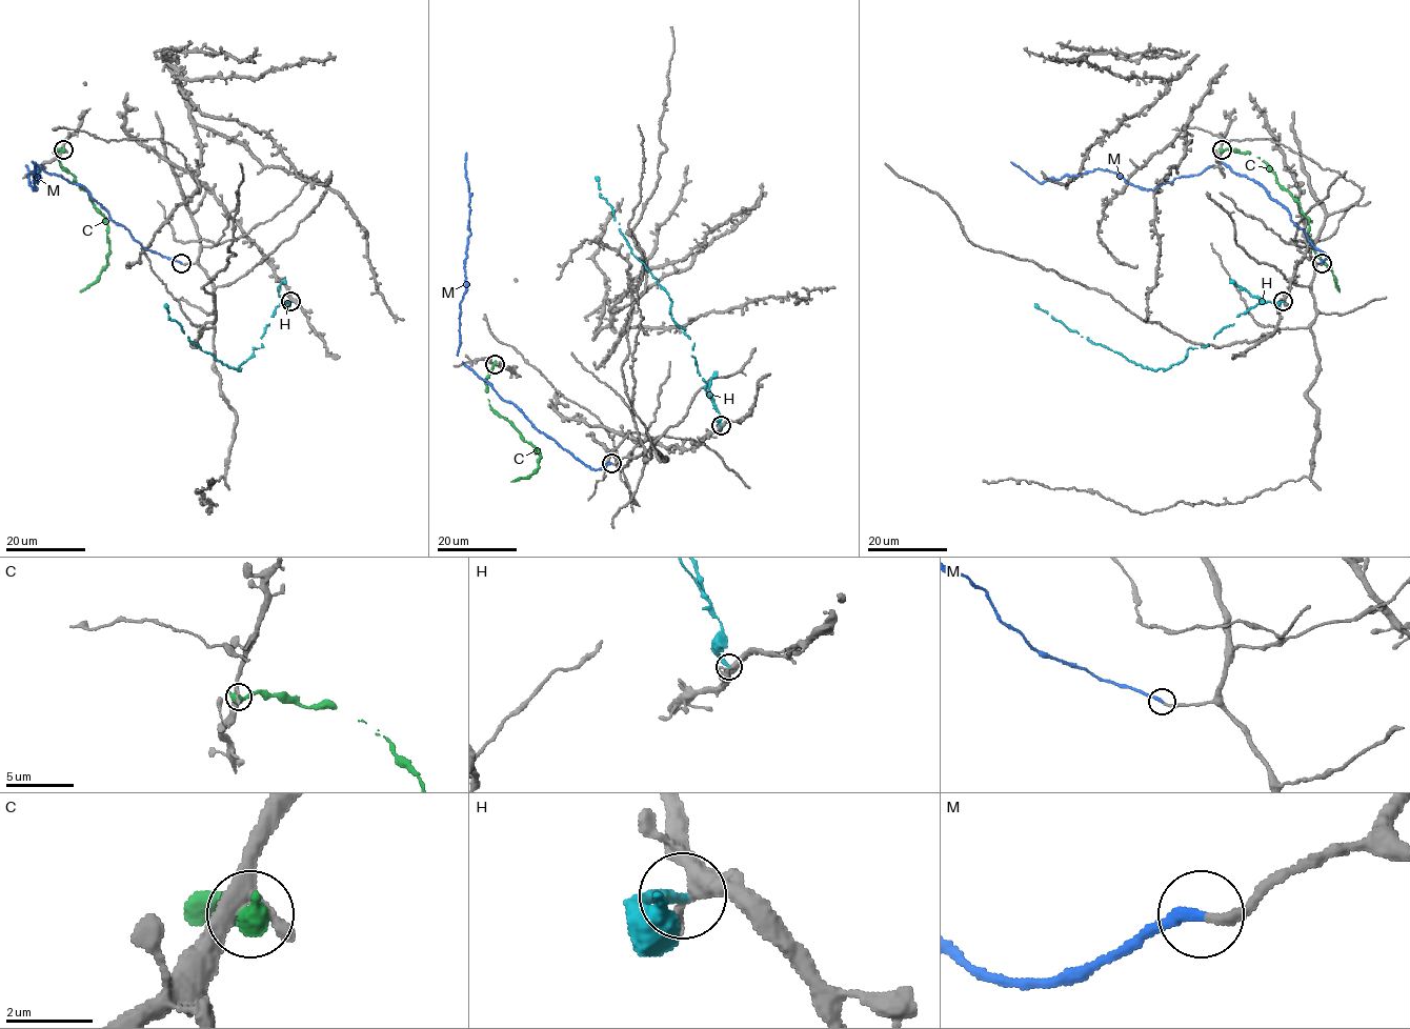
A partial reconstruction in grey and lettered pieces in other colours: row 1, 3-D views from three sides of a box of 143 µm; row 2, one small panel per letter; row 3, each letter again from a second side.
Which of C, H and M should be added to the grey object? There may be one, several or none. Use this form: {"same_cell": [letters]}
{"same_cell": ["M"]}

